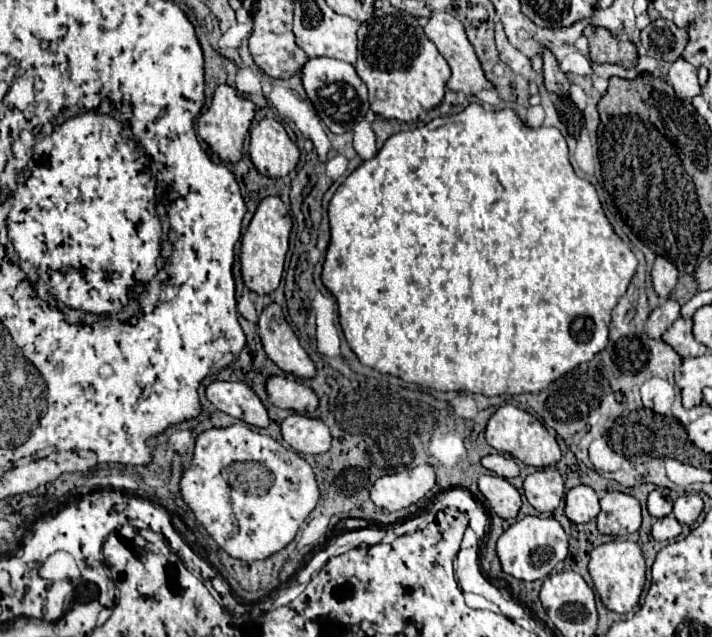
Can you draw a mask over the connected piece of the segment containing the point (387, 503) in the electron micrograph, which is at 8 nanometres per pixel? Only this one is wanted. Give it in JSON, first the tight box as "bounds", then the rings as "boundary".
{"bounds":[371,465,435,511],"boundary":[[[419,465],[409,471],[379,477],[371,487],[371,501],[387,511],[399,511],[417,503],[435,485],[431,465]]]}

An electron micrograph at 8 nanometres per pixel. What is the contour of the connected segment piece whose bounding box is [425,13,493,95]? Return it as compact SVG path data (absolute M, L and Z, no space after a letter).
M433 13L429 17L429 23L425 25L425 35L427 35L429 41L435 43L435 47L447 59L447 63L453 71L451 79L447 83L447 87L451 91L463 91L465 95L477 95L481 89L493 89L493 83L485 77L485 73L481 69L481 63L475 55L475 49L473 49L471 41L465 35L465 27L457 17L449 15L449 13Z

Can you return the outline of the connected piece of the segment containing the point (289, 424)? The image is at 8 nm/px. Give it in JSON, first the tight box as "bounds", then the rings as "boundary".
{"bounds":[281,413,331,453],"boundary":[[[293,413],[281,423],[281,437],[299,453],[325,453],[331,447],[329,427],[319,419],[311,419],[299,413]]]}

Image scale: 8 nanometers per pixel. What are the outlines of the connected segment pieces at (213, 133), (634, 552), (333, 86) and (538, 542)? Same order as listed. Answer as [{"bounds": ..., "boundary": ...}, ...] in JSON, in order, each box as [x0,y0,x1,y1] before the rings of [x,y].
[{"bounds":[197,85,255,163],"boundary":[[[219,85],[215,89],[211,107],[197,119],[197,133],[199,137],[211,147],[211,151],[221,159],[221,161],[229,161],[229,163],[237,163],[241,159],[241,149],[243,149],[243,141],[245,135],[251,127],[253,121],[253,113],[255,113],[255,105],[253,101],[241,97],[233,87],[229,85]]]},{"bounds":[589,539,645,613],"boundary":[[[613,539],[591,551],[589,575],[593,579],[595,591],[601,597],[601,603],[613,613],[629,613],[639,603],[643,585],[645,585],[645,559],[635,541]]]},{"bounds":[303,57,369,133],"boundary":[[[315,57],[309,59],[303,67],[303,87],[307,91],[307,97],[311,99],[317,115],[323,119],[323,123],[333,131],[333,133],[345,133],[351,131],[363,117],[369,107],[367,103],[367,87],[355,73],[355,67],[329,59],[329,57]]]},{"bounds":[497,517,567,581],"boundary":[[[525,517],[497,539],[497,557],[503,571],[519,581],[543,579],[567,557],[567,535],[555,517]]]}]

